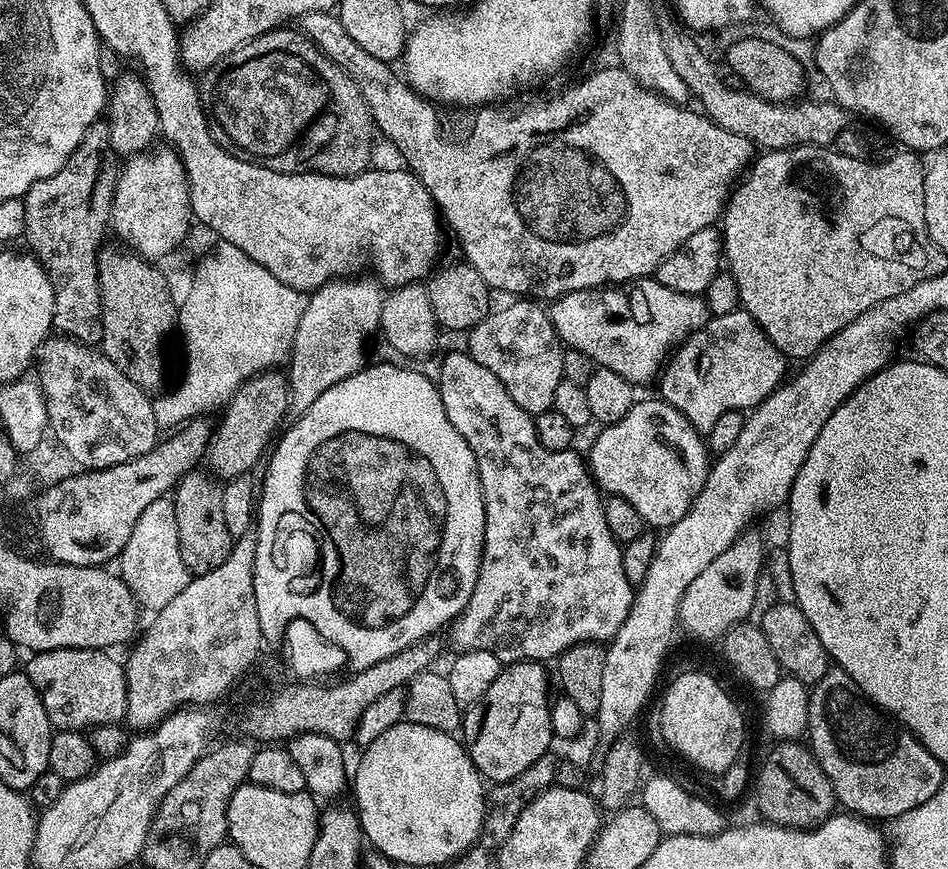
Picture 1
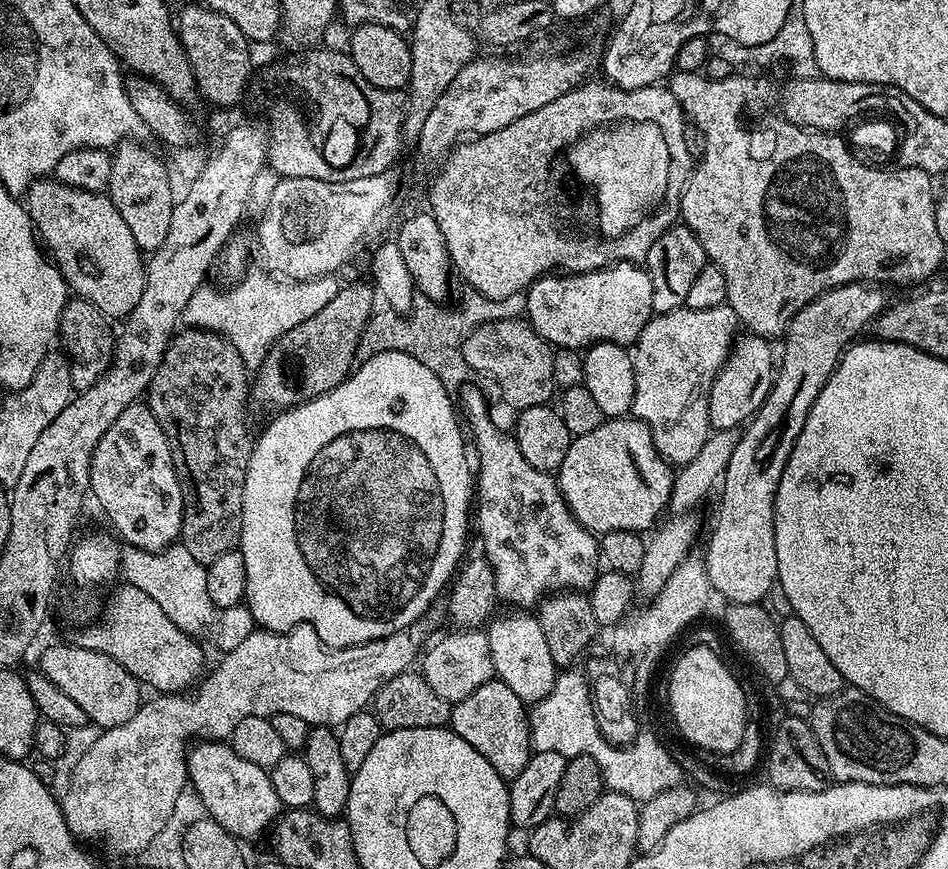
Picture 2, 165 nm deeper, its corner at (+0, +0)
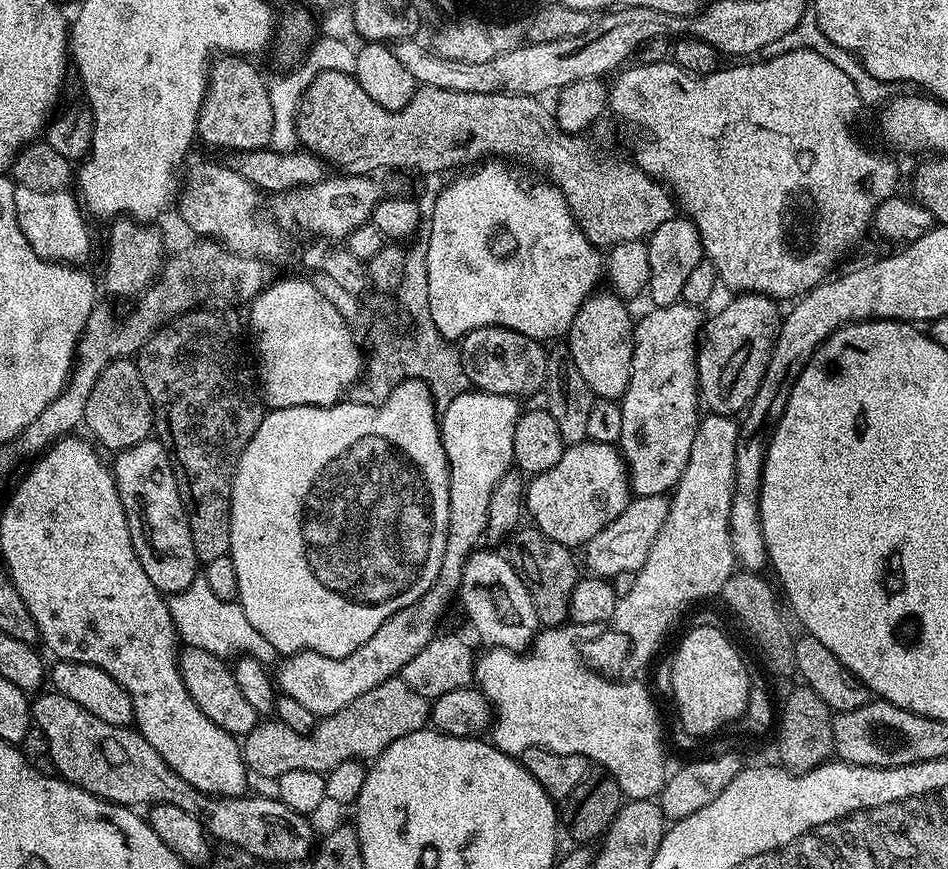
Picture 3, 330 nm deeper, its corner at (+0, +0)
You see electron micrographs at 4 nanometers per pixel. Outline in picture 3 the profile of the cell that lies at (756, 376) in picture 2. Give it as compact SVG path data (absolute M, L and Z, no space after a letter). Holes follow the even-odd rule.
M758 292L736 294L731 298L733 300L721 312L707 317L702 329L702 339L696 353L696 386L699 399L709 413L732 418L737 415L735 412L743 413L756 396L758 386L766 374L766 366L772 357L776 336L780 333L782 312L776 309L779 308L777 301L770 296L761 296Z

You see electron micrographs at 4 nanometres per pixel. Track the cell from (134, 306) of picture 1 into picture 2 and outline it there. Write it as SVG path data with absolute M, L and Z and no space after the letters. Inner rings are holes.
M41 178L28 187L26 207L43 247L60 269L69 289L89 300L105 318L126 318L131 314L134 306L138 306L138 298L142 298L142 290L146 286L146 256L141 252L138 242L134 242L130 226L126 226L112 199L104 192L87 192L66 186L55 178Z

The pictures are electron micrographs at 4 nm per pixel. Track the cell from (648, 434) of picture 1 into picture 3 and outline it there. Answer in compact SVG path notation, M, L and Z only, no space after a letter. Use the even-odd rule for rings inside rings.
M590 439L582 444L567 445L562 458L558 458L558 466L550 466L550 470L535 473L526 484L526 512L532 515L531 523L546 538L561 543L569 550L584 546L608 523L618 518L629 499L628 469L624 466L624 457L620 455L619 447Z

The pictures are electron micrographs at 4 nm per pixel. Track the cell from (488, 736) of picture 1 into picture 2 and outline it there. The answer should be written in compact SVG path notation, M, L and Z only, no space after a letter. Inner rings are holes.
M499 678L487 680L470 694L470 698L462 698L452 705L450 727L466 738L466 742L470 742L470 746L474 746L474 750L478 750L478 754L482 754L506 782L526 770L534 751L529 709Z

